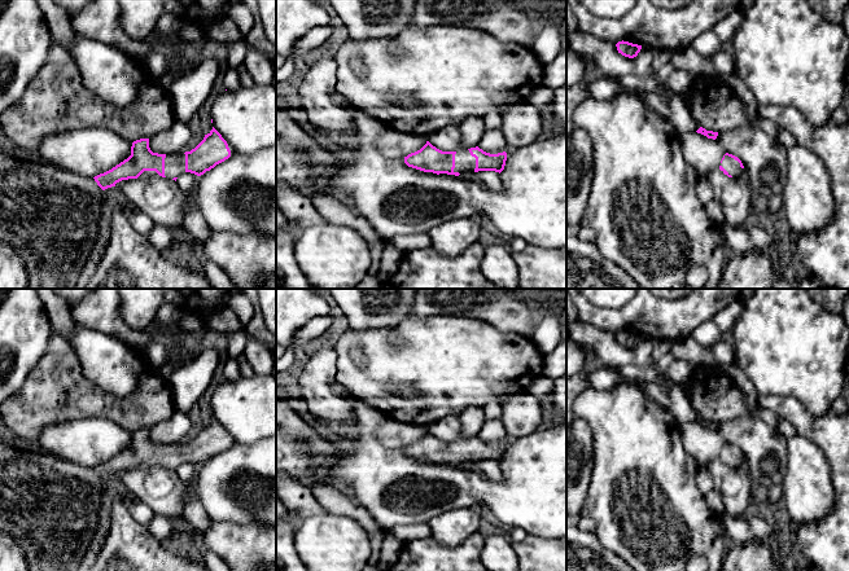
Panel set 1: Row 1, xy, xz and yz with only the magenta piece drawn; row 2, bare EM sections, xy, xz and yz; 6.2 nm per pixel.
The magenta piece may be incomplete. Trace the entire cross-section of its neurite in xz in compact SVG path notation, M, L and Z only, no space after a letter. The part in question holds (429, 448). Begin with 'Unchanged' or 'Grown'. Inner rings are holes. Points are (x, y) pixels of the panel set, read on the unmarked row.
Grown. M429 431L417 442L404 447L408 457L429 462L459 466L467 461L502 462L507 451L507 443L490 444L478 436L459 442L442 442Z

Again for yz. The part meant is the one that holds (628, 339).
Unchanged. M623 330L618 331L616 334L616 337L617 337L618 343L621 343L622 346L629 347L629 348L636 347L642 339L642 335L623 331Z

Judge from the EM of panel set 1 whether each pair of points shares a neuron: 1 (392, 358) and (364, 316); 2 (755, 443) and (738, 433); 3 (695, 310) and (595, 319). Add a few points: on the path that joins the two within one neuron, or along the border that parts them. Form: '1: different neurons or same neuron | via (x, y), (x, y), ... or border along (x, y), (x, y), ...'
1: different neurons | border along (402, 320), (385, 326), (350, 328)
2: same neuron | via (751, 439), (742, 433)
3: same neuron | via (670, 312), (640, 312), (634, 317), (620, 319)

